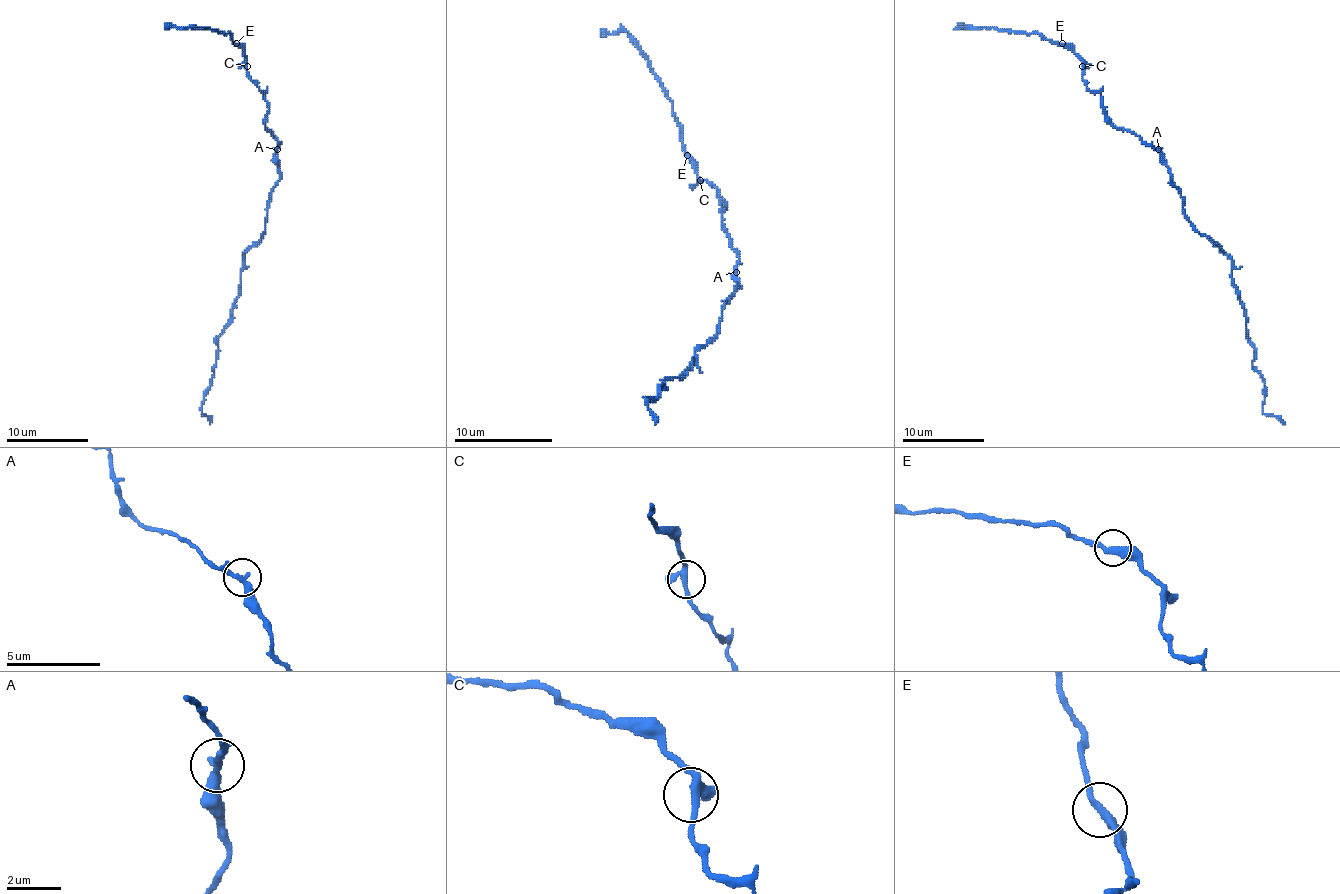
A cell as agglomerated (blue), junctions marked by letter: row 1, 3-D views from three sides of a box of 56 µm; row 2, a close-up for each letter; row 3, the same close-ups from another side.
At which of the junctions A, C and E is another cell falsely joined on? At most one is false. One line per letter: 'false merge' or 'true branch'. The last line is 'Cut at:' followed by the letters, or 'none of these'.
A: true branch
C: true branch
E: true branch
Cut at: none of these

